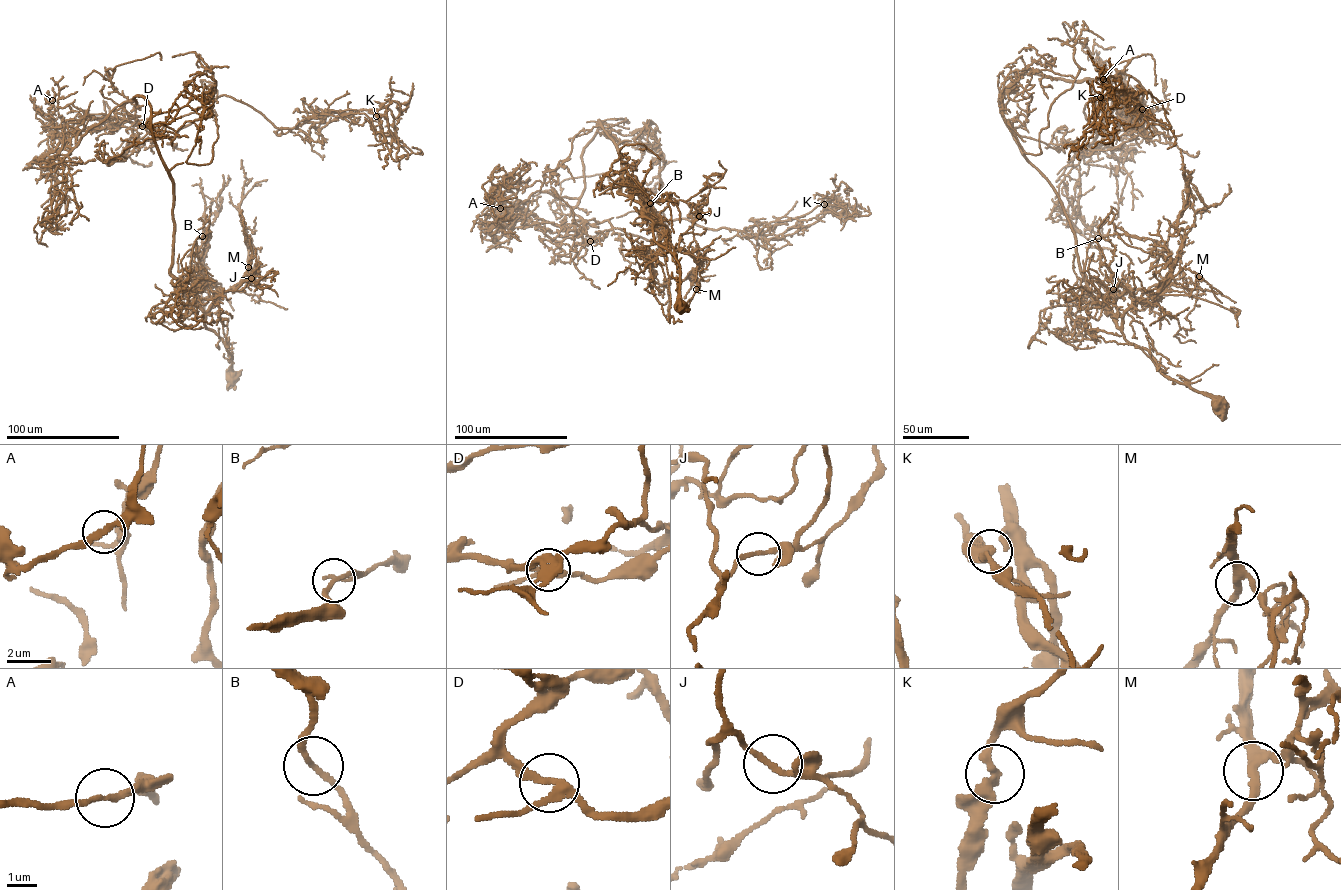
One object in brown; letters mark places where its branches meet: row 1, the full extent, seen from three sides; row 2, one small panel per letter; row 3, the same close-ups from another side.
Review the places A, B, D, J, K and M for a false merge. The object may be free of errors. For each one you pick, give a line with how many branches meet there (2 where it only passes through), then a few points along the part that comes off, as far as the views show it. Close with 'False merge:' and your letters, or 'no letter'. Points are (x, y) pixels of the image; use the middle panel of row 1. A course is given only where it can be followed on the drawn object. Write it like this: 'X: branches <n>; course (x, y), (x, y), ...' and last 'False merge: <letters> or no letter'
A: branches 2
False merge: A

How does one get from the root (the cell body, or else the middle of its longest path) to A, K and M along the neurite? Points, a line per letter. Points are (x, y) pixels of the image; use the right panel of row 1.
A: (1218, 406), (1094, 301), (1002, 115), (1025, 74), (1092, 79), (1084, 113), (1110, 135), (1103, 78)
K: (1218, 406), (1094, 301), (1000, 105), (1102, 79), (1128, 123), (1144, 90), (1100, 97)
M: (1218, 406), (1169, 379), (1122, 332), (1122, 315), (1152, 303), (1181, 270), (1199, 276)

